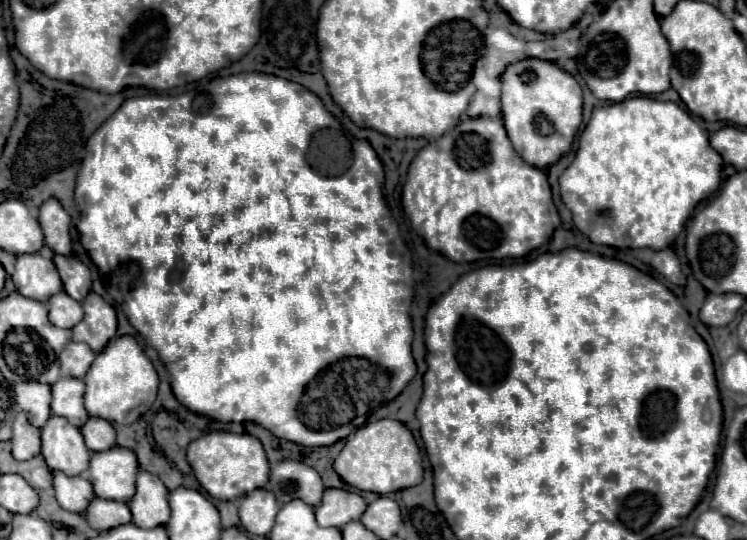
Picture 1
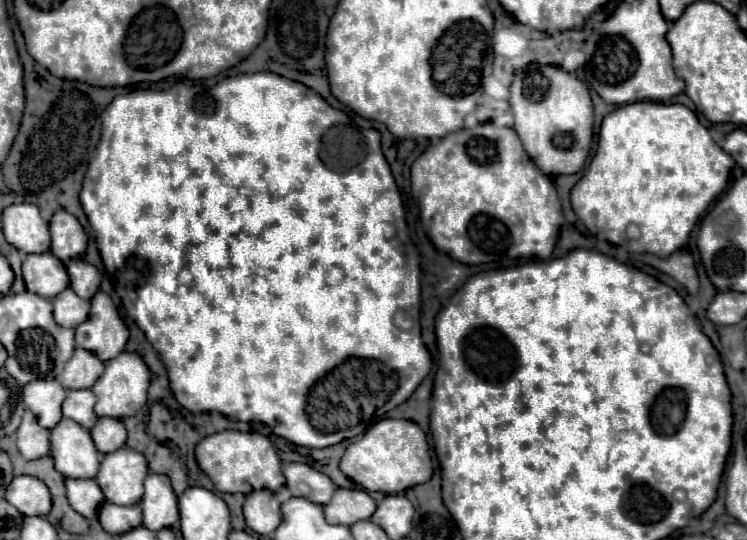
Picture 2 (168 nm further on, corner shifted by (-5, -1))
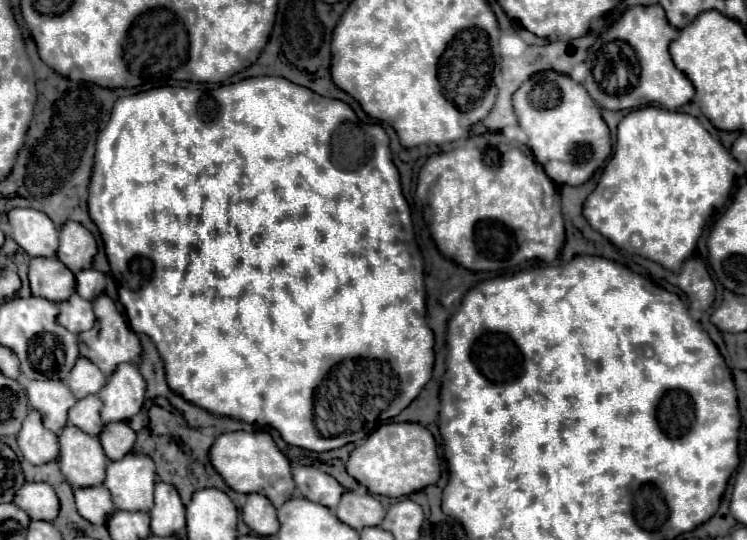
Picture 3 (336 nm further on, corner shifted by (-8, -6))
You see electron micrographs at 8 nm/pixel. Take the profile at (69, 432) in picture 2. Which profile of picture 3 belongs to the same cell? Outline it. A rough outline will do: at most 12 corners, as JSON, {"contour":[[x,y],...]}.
{"contour":[[66,426],[58,464],[72,488],[100,486],[100,440]]}

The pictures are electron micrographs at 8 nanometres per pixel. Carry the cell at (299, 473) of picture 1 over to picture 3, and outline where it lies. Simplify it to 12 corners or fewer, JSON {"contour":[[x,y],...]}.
{"contour":[[294,466],[300,496],[330,510],[344,488],[314,466]]}

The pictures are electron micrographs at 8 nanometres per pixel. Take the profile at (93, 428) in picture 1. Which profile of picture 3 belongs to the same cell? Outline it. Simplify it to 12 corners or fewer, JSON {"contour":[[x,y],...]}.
{"contour":[[110,422],[98,438],[110,460],[120,460],[136,442],[126,422]]}

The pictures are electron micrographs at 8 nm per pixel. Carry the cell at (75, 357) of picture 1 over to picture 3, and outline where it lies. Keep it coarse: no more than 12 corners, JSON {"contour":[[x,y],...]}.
{"contour":[[80,356],[66,384],[74,398],[98,394],[106,376]]}

